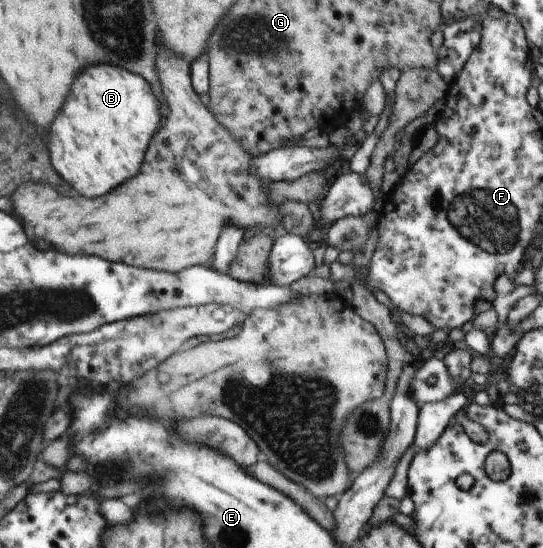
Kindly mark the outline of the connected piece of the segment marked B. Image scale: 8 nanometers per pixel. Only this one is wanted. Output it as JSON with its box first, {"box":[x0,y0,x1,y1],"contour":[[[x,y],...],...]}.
{"box":[49,64,159,198],"contour":[[[95,64],[95,68],[87,68],[87,72],[75,80],[71,100],[67,100],[63,112],[59,112],[59,120],[55,120],[55,128],[51,128],[49,148],[57,172],[63,174],[83,196],[97,198],[137,174],[145,148],[150,144],[149,138],[154,136],[159,122],[159,104],[147,83],[141,76],[111,64]]]}

